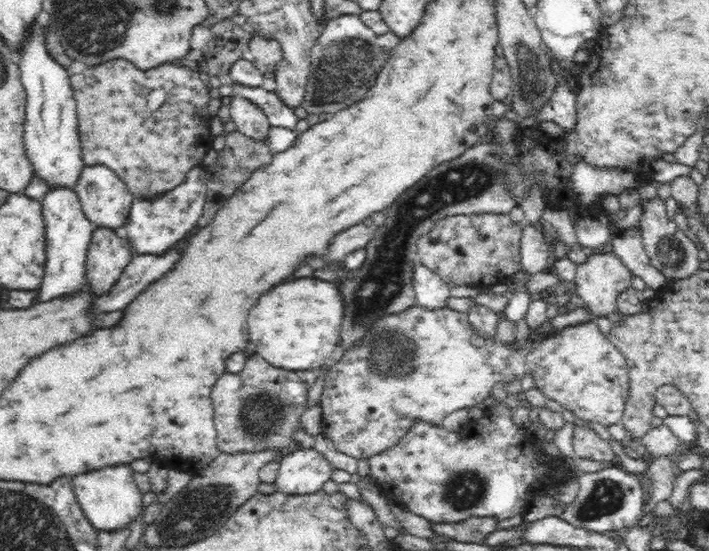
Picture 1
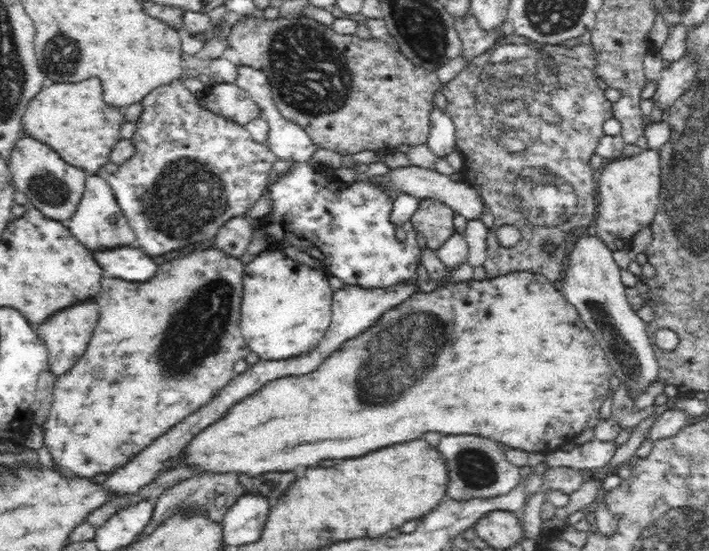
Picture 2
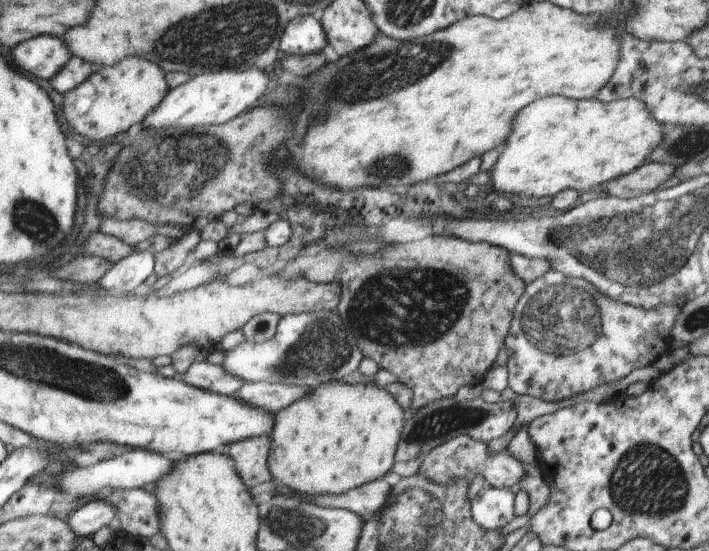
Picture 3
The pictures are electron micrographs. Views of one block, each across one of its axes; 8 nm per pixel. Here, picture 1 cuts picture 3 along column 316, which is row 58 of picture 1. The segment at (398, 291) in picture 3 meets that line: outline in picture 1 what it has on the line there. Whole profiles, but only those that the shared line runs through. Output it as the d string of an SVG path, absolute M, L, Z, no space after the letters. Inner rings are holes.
M252 33L248 43L247 56L255 64L255 67L262 72L274 72L277 62L283 57L281 44L274 39L266 39L262 35Z

